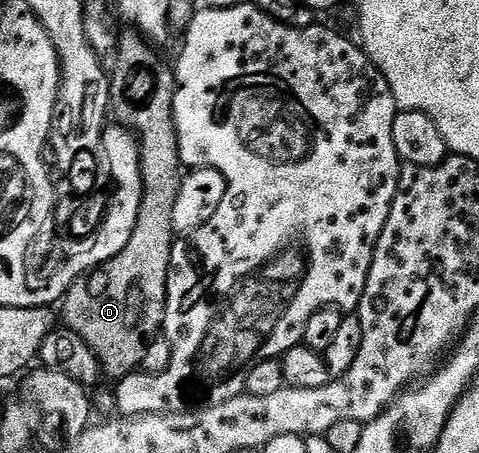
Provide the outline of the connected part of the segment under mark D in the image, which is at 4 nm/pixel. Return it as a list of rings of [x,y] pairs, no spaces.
[[[126,31],[118,38],[118,54],[112,66],[110,78],[110,107],[112,117],[117,124],[123,125],[138,138],[140,151],[140,171],[143,175],[143,199],[140,201],[140,213],[137,216],[135,231],[128,245],[111,261],[104,262],[98,268],[79,275],[66,290],[66,296],[60,301],[60,317],[65,328],[71,329],[92,351],[102,364],[102,372],[107,378],[121,379],[142,369],[144,355],[148,347],[163,332],[162,324],[166,318],[166,292],[170,278],[170,260],[176,248],[176,234],[172,223],[172,214],[176,212],[176,199],[180,196],[180,183],[184,176],[184,166],[180,159],[180,143],[174,122],[174,91],[176,73],[162,62],[155,46],[138,31]]]

